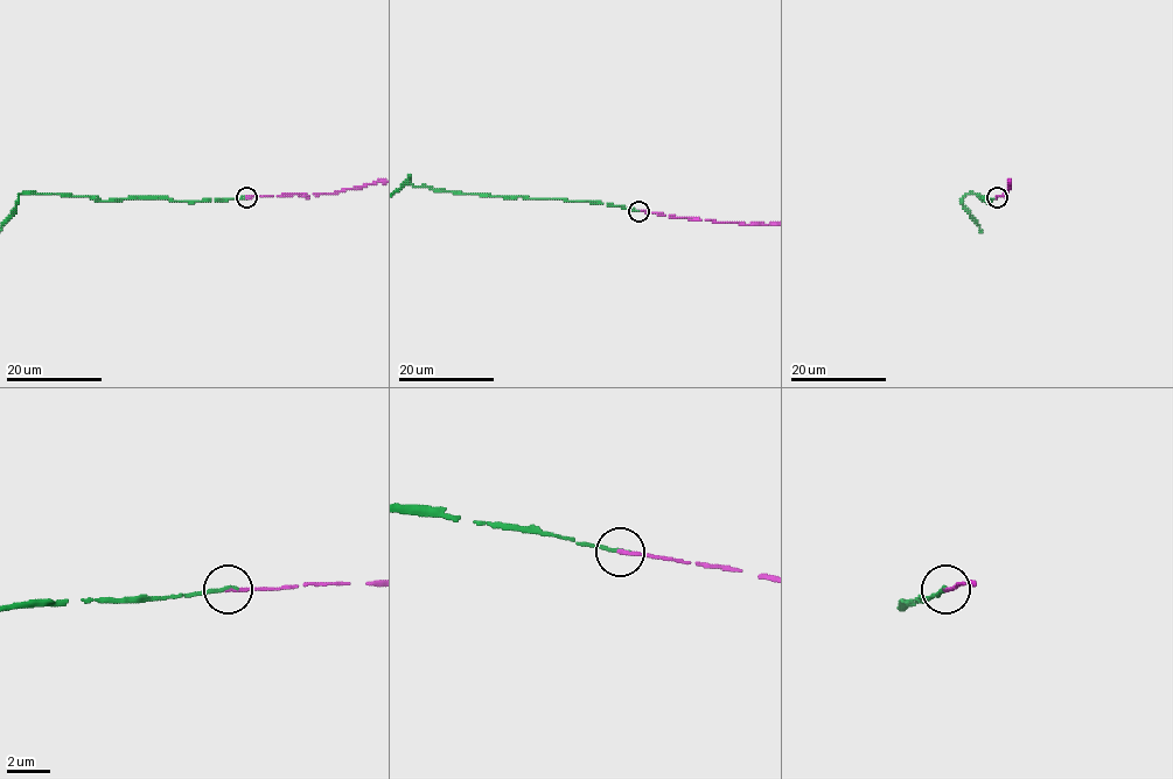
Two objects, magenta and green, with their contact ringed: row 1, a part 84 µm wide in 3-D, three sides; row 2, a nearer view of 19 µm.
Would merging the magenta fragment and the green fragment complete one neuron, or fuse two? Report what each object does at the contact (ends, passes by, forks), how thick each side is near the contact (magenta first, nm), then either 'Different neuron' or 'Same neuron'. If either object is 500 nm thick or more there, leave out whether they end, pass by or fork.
At the ring magenta ends. At the ring green ends. Thickness 170 nm (magenta) against 170 nm. Same neuron

